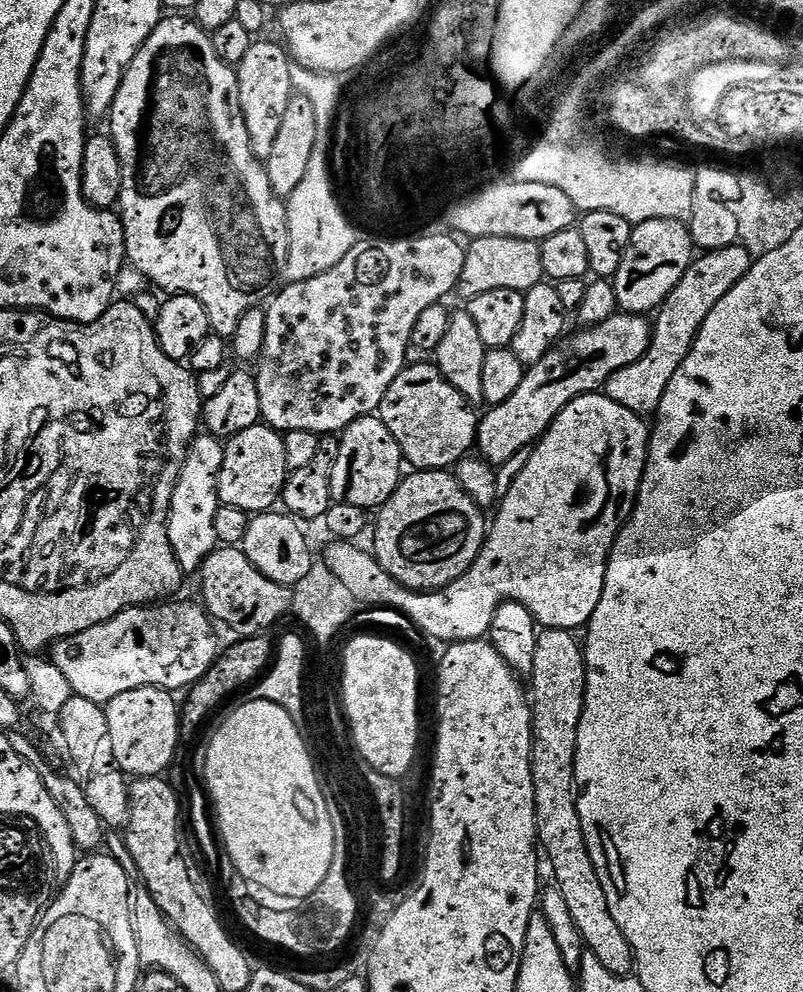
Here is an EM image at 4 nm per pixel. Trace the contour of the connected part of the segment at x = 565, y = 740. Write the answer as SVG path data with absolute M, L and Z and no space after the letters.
M549 628L538 635L538 650L534 650L534 670L530 677L530 703L532 706L532 777L534 778L534 802L536 803L536 834L539 847L546 857L546 864L552 867L554 887L561 892L567 909L582 934L587 951L598 958L598 962L610 974L630 976L634 972L632 947L630 942L618 930L614 914L606 902L606 890L598 882L598 874L592 865L590 850L586 846L584 831L578 818L576 805L576 743L578 742L578 722L582 722L582 710L586 698L586 670L584 649L581 641L575 640L571 631L563 628Z

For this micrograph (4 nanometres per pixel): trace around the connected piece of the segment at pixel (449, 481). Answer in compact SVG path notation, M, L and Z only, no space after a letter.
M416 470L411 473L413 476L405 475L400 481L400 485L394 490L394 494L390 494L388 501L380 505L378 515L374 520L374 531L371 533L372 545L371 551L374 553L376 561L392 575L393 580L397 580L404 587L413 589L418 592L430 592L445 588L450 582L454 582L468 571L468 567L476 560L476 555L480 552L480 548L484 545L484 537L486 535L486 516L482 509L472 501L470 494L466 494L466 490L462 490L462 486L456 480L455 475L448 470Z

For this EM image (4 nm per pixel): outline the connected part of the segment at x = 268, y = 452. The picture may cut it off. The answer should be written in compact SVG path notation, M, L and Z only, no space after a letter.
M263 422L250 426L224 444L222 474L218 474L220 502L249 514L267 513L283 497L288 474L283 435Z

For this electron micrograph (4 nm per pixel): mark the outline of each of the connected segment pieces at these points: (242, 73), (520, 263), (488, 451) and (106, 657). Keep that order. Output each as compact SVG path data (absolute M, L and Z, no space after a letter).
M257 39L250 46L246 58L236 68L238 78L238 98L246 130L250 134L250 146L257 160L266 162L270 158L270 149L278 138L276 128L282 127L280 116L286 118L286 106L290 106L294 91L290 80L290 57L279 43Z
M477 236L464 249L458 292L464 295L465 301L474 299L478 294L487 294L489 290L518 290L526 293L544 279L542 250L537 241Z
M640 314L611 316L606 322L585 327L577 336L569 335L542 362L531 365L522 386L506 402L491 405L488 413L479 417L475 442L479 455L497 466L509 462L523 448L532 448L574 398L600 392L615 372L638 362L652 341L652 324L644 320L647 319Z
M157 602L151 606L142 608L128 608L122 614L118 614L114 618L110 618L110 622L94 626L90 630L82 630L82 634L74 634L65 640L57 640L50 649L50 660L58 666L58 670L62 674L62 678L71 686L75 695L89 699L101 706L107 706L114 698L118 698L118 694L126 694L126 690L138 690L139 688L162 688L165 690L187 690L193 684L198 682L198 678L202 678L202 674L206 674L206 670L210 670L210 666L216 660L218 655L218 647L216 648L216 632L213 621L210 619L207 611L199 603L196 604L172 604L176 602Z

